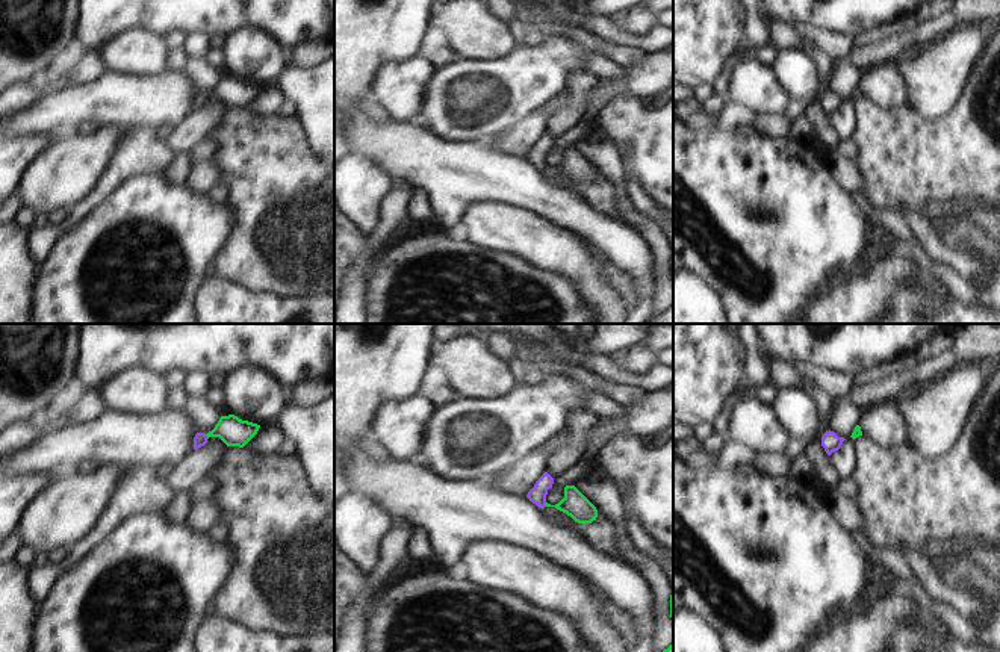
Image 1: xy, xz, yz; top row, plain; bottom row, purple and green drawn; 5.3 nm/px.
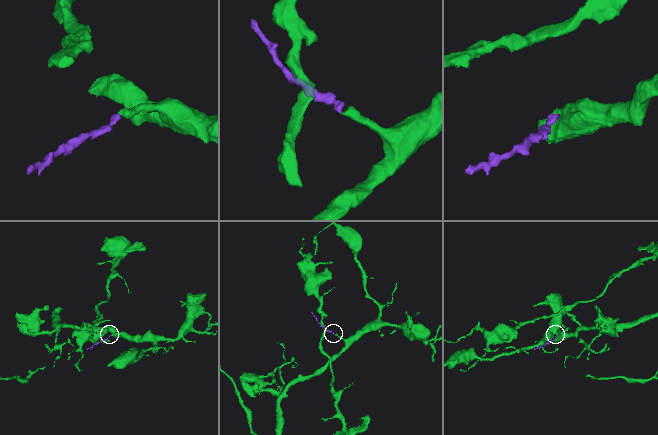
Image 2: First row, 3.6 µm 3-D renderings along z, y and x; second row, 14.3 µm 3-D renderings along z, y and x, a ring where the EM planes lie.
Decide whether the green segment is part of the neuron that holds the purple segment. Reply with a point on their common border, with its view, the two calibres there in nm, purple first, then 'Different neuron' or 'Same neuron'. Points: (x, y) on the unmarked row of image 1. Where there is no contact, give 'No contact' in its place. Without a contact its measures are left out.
Touches purple at xy (206, 97). Thickness 70 nm (purple) against 160 nm. Same neuron.

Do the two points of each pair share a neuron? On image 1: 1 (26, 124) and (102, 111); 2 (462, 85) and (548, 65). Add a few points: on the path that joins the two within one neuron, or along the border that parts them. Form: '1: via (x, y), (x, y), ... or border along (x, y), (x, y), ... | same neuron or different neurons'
1: via (44, 118), (59, 117), (65, 111), (83, 111) | same neuron
2: via (483, 85), (521, 85), (527, 80) | same neuron

